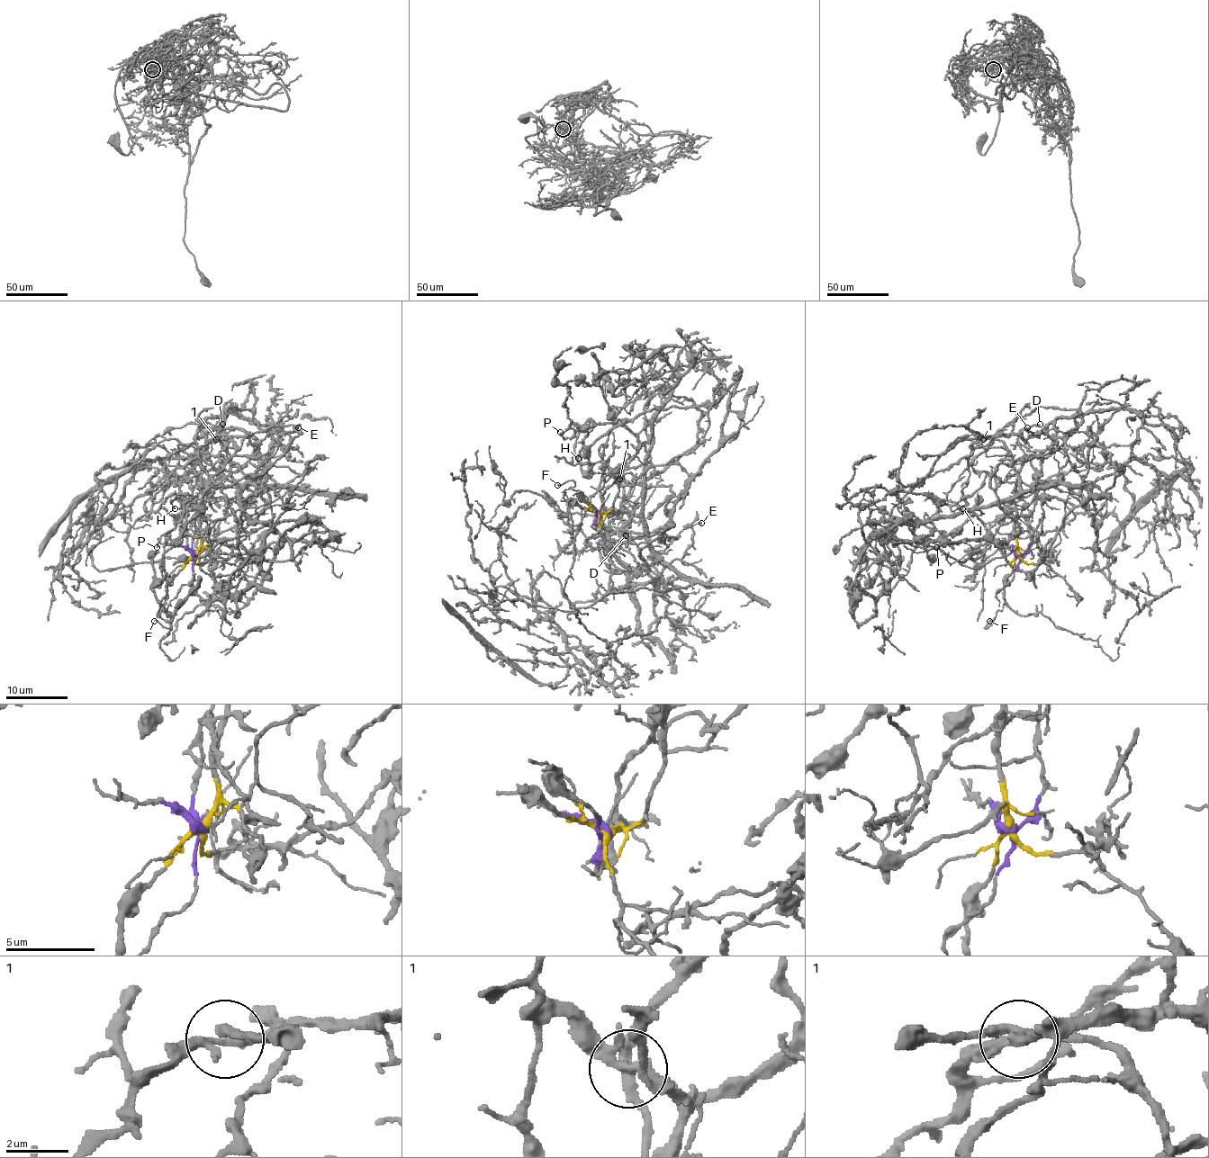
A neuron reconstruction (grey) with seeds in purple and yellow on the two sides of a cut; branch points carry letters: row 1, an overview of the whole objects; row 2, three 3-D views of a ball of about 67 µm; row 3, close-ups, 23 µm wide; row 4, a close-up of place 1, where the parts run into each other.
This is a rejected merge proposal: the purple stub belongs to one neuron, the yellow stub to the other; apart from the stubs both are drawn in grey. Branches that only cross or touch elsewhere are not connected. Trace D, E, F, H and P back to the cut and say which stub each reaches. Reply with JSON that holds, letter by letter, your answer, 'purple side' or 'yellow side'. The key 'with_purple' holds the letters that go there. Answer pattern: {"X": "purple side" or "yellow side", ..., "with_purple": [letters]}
{"D": "purple side", "E": "purple side", "F": "yellow side", "H": "purple side", "P": "purple side", "with_purple": ["D", "E", "H", "P"]}

